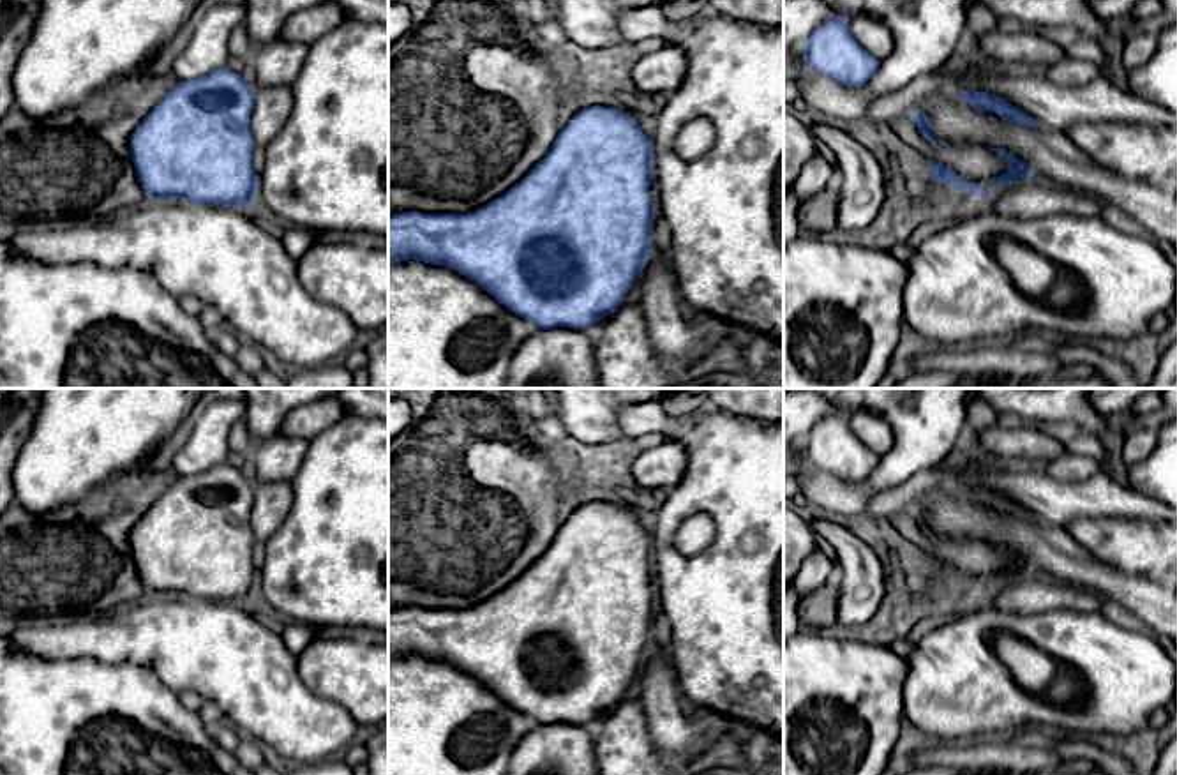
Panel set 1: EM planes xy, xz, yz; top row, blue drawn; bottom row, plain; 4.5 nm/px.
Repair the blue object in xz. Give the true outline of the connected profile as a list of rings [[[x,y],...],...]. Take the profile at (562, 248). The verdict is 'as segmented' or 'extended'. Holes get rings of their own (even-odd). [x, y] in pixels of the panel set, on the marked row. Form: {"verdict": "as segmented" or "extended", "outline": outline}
{"verdict": "as segmented", "outline": [[[591,106],[577,111],[542,161],[510,191],[468,214],[388,215],[388,263],[416,260],[457,270],[514,314],[542,330],[588,328],[614,312],[649,258],[655,203],[649,199],[653,143],[630,113]]]}

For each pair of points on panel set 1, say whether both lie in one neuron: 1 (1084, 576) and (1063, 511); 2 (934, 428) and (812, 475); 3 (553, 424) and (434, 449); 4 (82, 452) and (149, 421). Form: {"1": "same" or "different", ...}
{"1": "different", "2": "same", "3": "different", "4": "same"}

